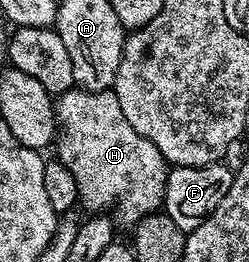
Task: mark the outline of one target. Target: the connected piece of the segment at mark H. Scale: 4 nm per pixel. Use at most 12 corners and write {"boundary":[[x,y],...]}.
{"boundary":[[114,90],[54,100],[58,162],[87,213],[158,212],[167,158]]}

